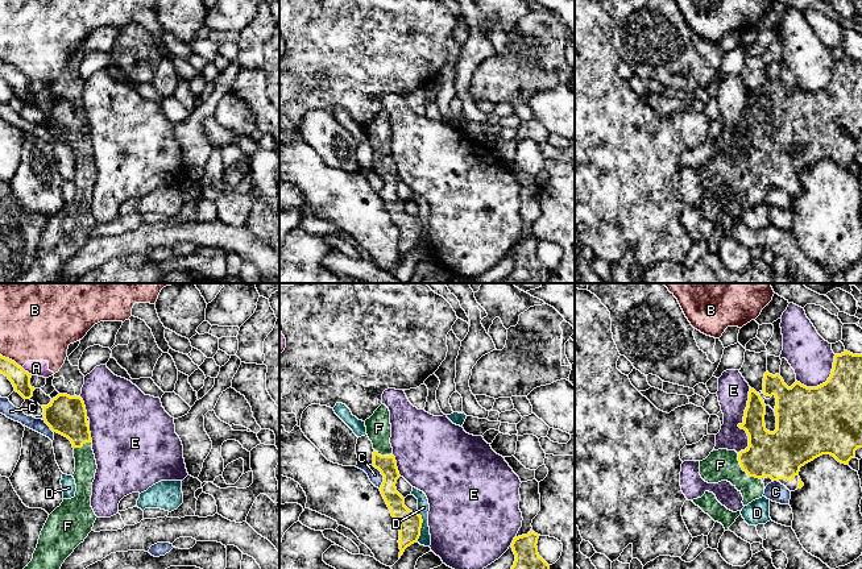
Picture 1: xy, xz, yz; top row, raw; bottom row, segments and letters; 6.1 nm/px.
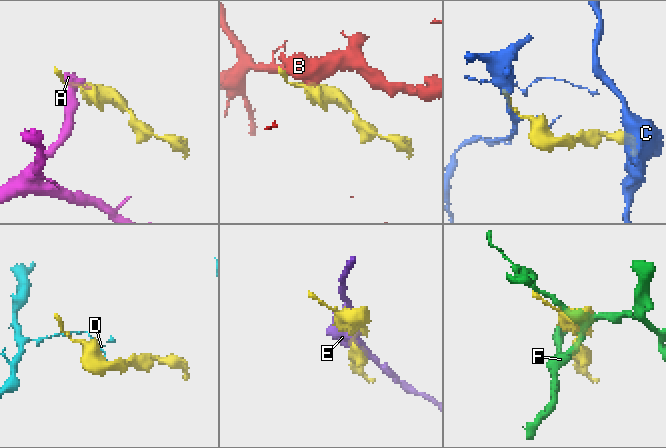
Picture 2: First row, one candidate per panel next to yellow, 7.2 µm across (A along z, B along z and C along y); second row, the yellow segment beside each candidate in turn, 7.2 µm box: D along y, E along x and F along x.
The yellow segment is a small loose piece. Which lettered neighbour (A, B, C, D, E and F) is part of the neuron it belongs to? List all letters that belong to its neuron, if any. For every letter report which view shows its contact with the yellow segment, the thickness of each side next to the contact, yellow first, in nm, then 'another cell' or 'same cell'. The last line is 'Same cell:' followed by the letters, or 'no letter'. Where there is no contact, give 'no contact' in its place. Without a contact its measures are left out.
A: meets yellow in xy; 120 nm thick on the yellow side, 100 nm on the other; another cell
B: meets yellow in xy; 120 nm thick on the yellow side, 420 nm on the other; another cell
C: meets yellow in xz; 110 nm thick on the yellow side, 80 nm on the other; another cell
D: meets yellow in xz; 140 nm thick on the yellow side, 80 nm on the other; another cell
E: meets yellow in yz; 280 nm thick on the yellow side, 190 nm on the other; another cell
F: meets yellow in yz; 300 nm thick on the yellow side, 190 nm on the other; same cell
Same cell: F

